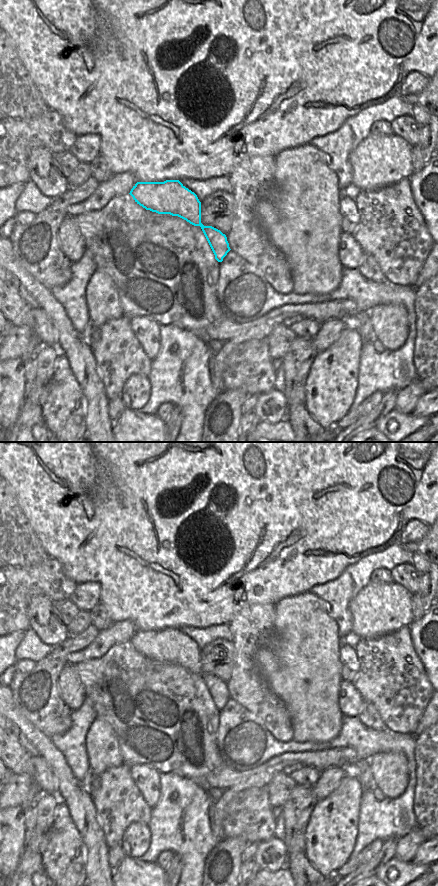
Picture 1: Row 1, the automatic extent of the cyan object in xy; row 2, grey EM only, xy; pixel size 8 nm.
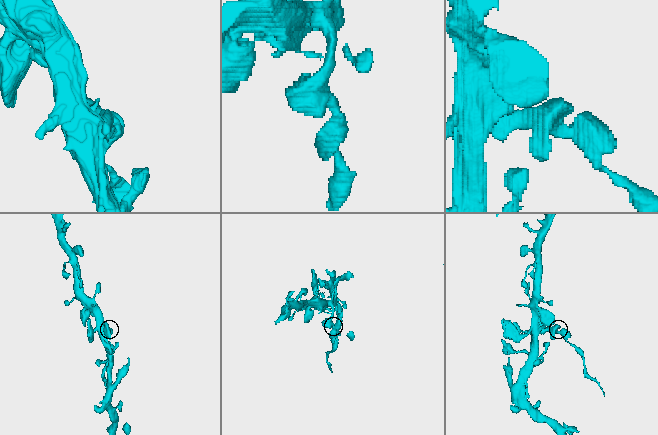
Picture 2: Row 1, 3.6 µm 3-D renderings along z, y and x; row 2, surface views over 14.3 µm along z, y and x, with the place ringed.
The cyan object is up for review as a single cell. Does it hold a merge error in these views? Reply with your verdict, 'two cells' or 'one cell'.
two cells

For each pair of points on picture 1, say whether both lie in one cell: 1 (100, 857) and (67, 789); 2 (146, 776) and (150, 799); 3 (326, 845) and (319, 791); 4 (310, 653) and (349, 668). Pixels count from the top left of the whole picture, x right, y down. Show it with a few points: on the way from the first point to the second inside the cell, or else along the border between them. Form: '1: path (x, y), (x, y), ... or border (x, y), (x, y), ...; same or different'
1: path (94, 840), (83, 825), (80, 806); same
2: path (147, 782), (150, 793); same
3: border (339, 785), (319, 800); different
4: border (339, 645), (341, 679); different

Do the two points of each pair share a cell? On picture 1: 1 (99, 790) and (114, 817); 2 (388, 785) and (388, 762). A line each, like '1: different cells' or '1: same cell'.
1: same cell
2: same cell

